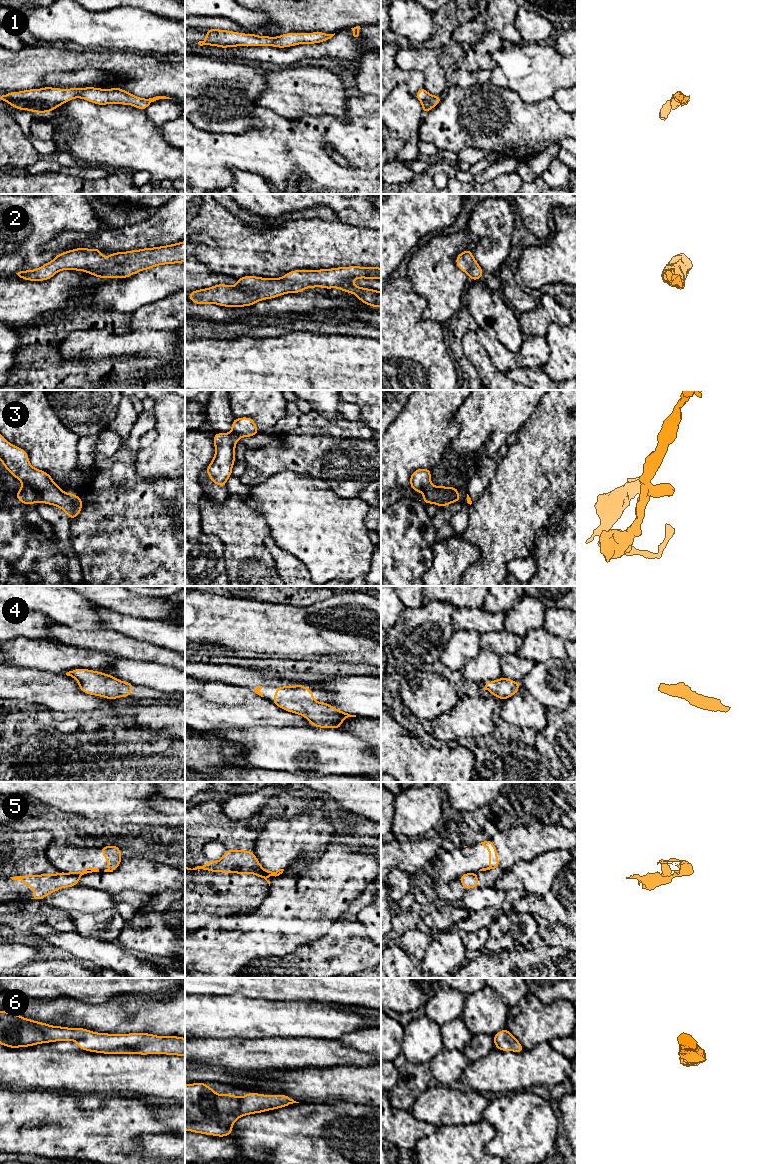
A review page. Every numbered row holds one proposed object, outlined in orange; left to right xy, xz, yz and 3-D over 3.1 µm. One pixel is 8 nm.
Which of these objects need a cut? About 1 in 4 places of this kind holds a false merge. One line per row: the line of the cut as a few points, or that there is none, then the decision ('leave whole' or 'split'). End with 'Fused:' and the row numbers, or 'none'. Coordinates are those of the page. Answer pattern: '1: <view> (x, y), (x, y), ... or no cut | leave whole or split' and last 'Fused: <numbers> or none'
1: no cut | leave whole
2: no cut | leave whole
3: xy (24, 483), (35, 489), (38, 501) | split
4: no cut | leave whole
5: xy (67, 873), (78, 878) | split
6: no cut | leave whole
Fused: 3, 5

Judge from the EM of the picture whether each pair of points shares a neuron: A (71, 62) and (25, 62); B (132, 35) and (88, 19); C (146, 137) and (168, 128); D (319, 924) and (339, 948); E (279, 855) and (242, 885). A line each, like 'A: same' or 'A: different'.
A: same
B: same
C: different
D: different
E: different

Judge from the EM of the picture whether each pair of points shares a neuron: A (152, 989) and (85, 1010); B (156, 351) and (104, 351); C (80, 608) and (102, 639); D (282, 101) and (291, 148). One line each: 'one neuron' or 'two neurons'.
A: two neurons
B: one neuron
C: two neurons
D: two neurons

